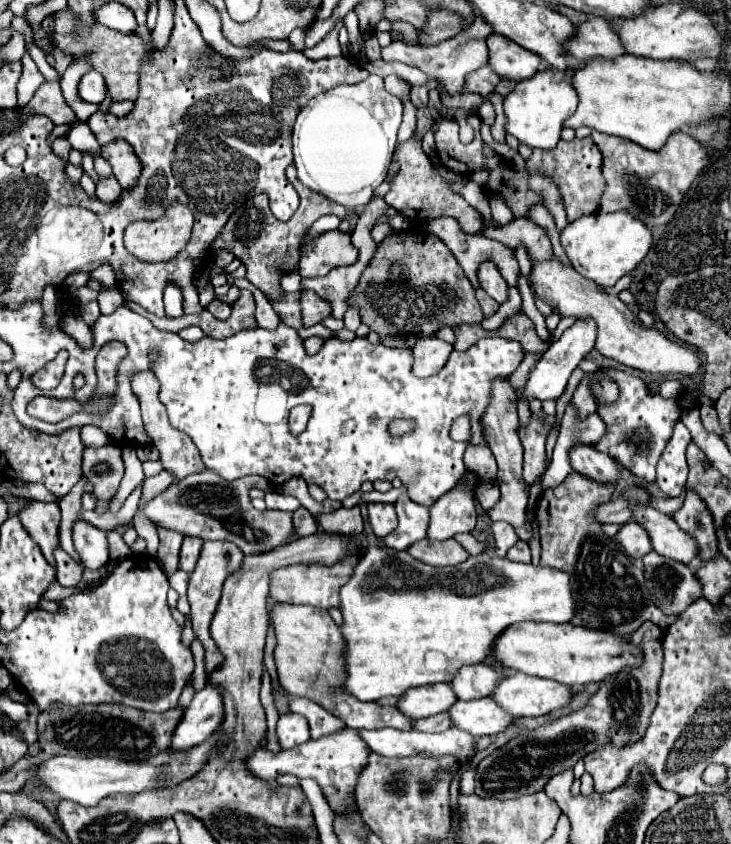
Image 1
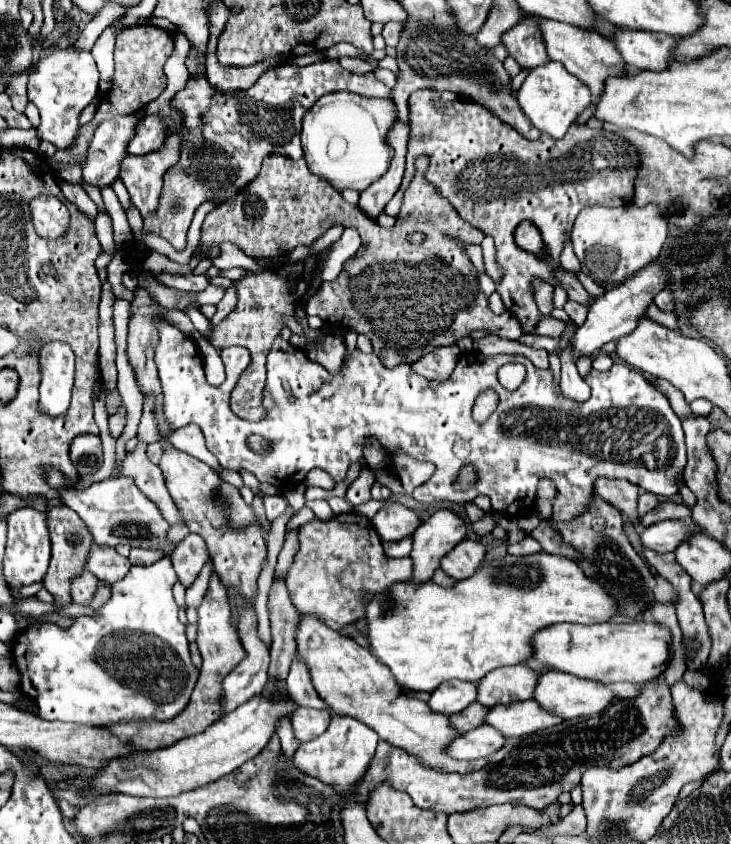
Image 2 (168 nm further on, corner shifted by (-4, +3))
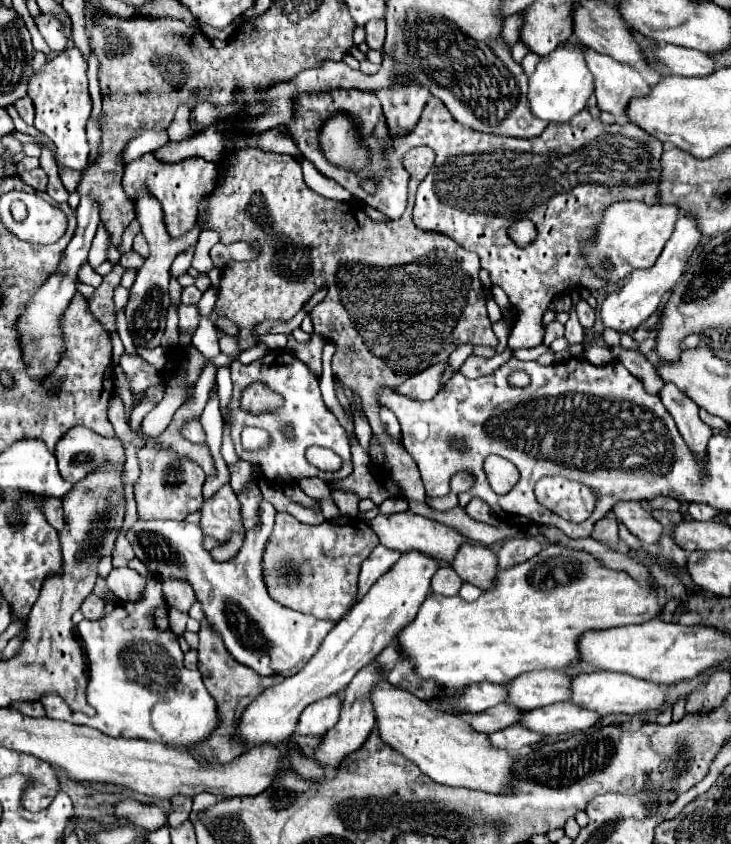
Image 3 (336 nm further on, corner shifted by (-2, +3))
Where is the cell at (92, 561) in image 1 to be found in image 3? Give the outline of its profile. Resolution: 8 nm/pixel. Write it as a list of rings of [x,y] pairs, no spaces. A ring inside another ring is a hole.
[[[113,568],[105,578],[107,588],[121,600],[133,600],[141,596],[141,586],[145,586],[145,576],[131,568]]]

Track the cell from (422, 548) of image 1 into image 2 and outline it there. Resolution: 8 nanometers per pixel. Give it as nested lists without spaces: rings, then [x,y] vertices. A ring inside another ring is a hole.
[[[463,540],[441,560],[441,570],[455,580],[463,580],[475,574],[483,558],[485,546],[479,540]]]

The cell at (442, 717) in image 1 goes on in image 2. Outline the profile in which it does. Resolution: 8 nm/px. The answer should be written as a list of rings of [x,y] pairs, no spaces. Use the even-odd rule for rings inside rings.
[[[473,702],[469,708],[465,708],[465,710],[459,712],[459,714],[453,714],[453,716],[449,716],[449,718],[451,718],[451,724],[453,724],[457,730],[467,732],[467,730],[473,730],[473,728],[485,724],[483,718],[487,716],[487,710],[489,710],[487,706],[483,706],[483,704],[479,704],[479,702]]]

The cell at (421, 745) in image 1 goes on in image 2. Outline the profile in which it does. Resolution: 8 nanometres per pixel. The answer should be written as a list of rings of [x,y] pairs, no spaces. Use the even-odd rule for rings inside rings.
[[[483,724],[475,730],[465,732],[463,736],[455,738],[451,742],[451,746],[447,748],[447,754],[453,758],[461,758],[461,760],[477,760],[477,758],[495,754],[495,750],[499,750],[505,742],[507,742],[507,738],[503,738],[503,734],[499,734],[499,730]]]

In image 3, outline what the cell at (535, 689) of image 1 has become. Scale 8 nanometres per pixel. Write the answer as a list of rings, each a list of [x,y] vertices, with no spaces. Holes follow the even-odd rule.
[[[593,672],[593,674],[577,674],[571,678],[571,702],[597,712],[601,716],[605,714],[639,714],[661,708],[665,700],[665,690],[661,684],[645,682],[627,674],[613,674],[613,672]]]

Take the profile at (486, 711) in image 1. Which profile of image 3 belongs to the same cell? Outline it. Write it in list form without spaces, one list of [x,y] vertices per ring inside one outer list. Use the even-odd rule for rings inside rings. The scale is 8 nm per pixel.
[[[555,702],[535,710],[521,712],[519,724],[535,734],[565,734],[575,730],[587,730],[601,716],[585,708],[573,706],[571,702]]]

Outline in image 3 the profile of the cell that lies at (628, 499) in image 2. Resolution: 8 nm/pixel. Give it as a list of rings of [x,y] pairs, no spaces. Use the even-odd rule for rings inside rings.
[[[627,500],[627,502],[617,502],[613,506],[613,514],[617,516],[619,522],[623,522],[631,534],[635,534],[643,544],[657,544],[659,536],[663,532],[663,526],[651,516],[651,512],[645,508],[645,504]]]

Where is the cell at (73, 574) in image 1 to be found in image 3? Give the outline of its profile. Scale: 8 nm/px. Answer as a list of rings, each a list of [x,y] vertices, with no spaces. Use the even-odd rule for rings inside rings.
[[[89,594],[81,604],[81,612],[87,620],[99,620],[103,614],[103,608],[105,608],[105,602],[95,594]]]

